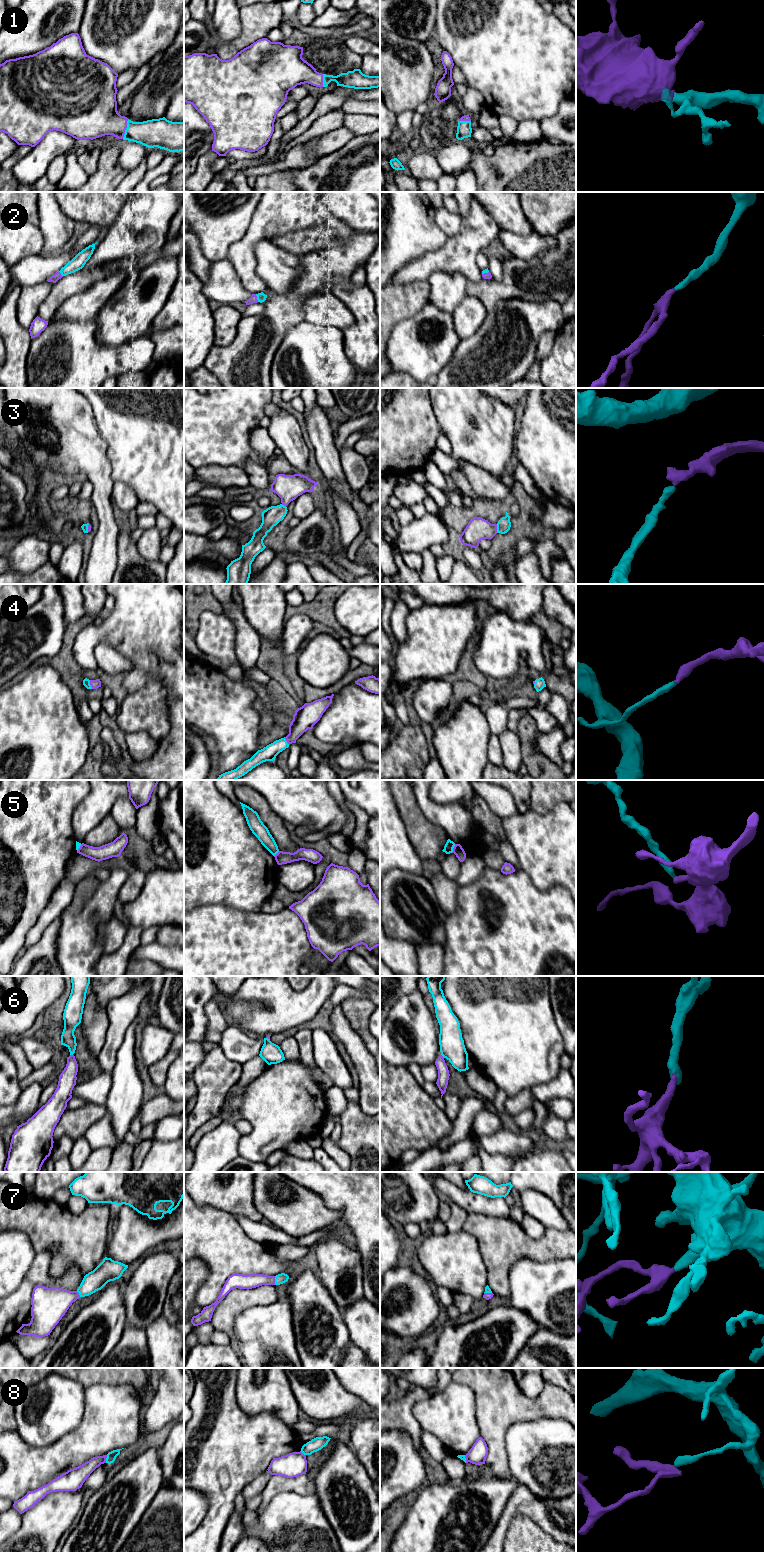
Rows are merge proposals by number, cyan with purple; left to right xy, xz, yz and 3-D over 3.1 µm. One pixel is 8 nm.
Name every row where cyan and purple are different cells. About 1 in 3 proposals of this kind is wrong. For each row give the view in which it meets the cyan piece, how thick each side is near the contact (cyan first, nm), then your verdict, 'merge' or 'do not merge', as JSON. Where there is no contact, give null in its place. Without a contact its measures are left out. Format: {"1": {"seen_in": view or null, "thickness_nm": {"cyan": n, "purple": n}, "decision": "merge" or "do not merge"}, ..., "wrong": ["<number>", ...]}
{"1": {"seen_in": "xy", "thickness_nm": {"cyan": 220, "purple": 320}, "decision": "merge"}, "2": {"seen_in": "xz", "thickness_nm": {"cyan": 80, "purple": 60}, "decision": "merge"}, "3": {"seen_in": "yz", "thickness_nm": {"cyan": 110, "purple": 180}, "decision": "merge"}, "4": {"seen_in": "xy", "thickness_nm": {"cyan": 60, "purple": 70}, "decision": "merge"}, "5": {"seen_in": "yz", "thickness_nm": {"cyan": 80, "purple": 80}, "decision": "do not merge"}, "6": {"seen_in": "yz", "thickness_nm": {"cyan": 200, "purple": 100}, "decision": "merge"}, "7": {"seen_in": "xz", "thickness_nm": {"cyan": 80, "purple": 120}, "decision": "merge"}, "8": {"seen_in": "xy", "thickness_nm": {"cyan": 80, "purple": 130}, "decision": "do not merge"}, "wrong": ["5", "8"]}

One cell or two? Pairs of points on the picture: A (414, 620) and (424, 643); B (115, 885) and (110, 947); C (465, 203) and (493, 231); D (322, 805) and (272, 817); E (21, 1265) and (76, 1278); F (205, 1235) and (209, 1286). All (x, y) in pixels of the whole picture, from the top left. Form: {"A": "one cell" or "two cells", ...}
{"A": "one cell", "B": "two cells", "C": "two cells", "D": "two cells", "E": "two cells", "F": "one cell"}

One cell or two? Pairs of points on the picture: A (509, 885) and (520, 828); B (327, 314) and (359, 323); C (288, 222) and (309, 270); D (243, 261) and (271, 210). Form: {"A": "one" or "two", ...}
{"A": "two", "B": "one", "C": "two", "D": "one"}

